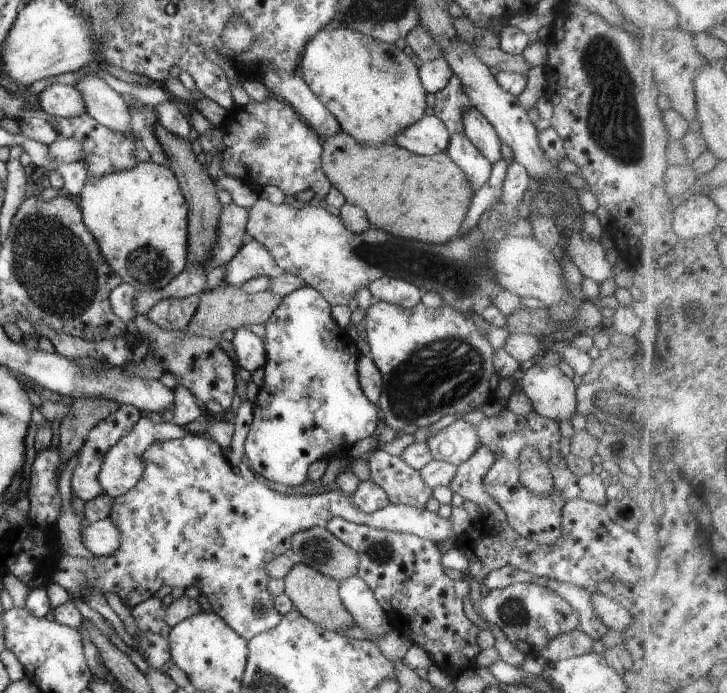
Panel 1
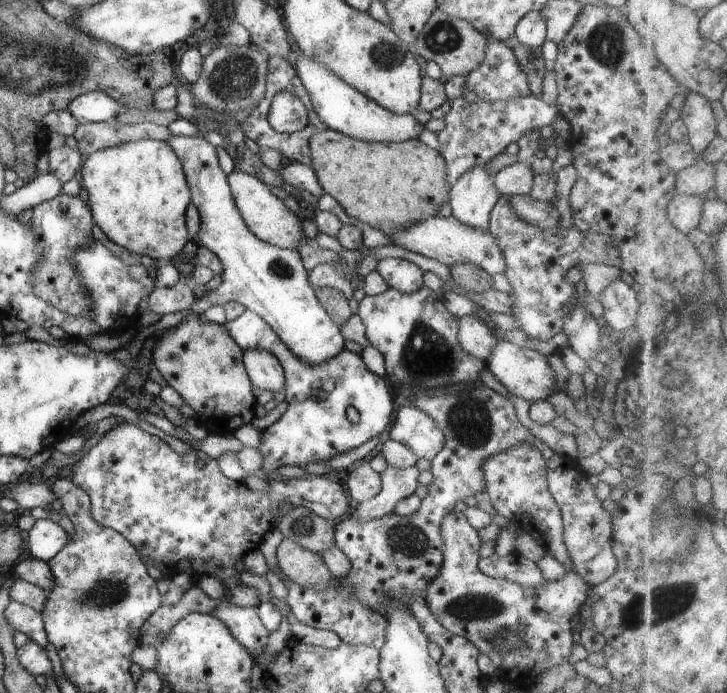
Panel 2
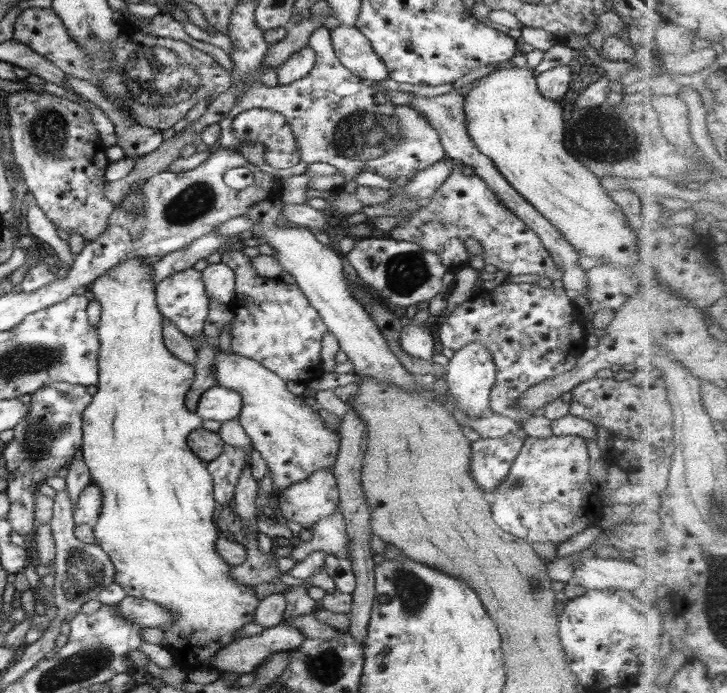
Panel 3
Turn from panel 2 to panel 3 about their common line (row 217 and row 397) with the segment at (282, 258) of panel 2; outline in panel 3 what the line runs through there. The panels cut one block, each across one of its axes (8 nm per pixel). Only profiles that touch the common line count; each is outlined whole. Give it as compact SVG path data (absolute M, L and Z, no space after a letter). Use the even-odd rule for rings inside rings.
M216 384L201 395L195 414L202 420L224 422L237 419L241 407L240 394Z

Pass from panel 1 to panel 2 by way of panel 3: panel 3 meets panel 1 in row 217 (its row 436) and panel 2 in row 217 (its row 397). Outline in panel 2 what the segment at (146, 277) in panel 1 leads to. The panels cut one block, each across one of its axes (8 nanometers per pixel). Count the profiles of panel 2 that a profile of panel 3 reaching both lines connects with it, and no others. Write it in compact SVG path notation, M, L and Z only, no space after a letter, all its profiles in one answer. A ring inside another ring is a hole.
M129 139L117 143L84 157L79 173L90 197L93 222L110 241L136 258L171 260L191 239L185 226L191 191L180 158L167 142Z

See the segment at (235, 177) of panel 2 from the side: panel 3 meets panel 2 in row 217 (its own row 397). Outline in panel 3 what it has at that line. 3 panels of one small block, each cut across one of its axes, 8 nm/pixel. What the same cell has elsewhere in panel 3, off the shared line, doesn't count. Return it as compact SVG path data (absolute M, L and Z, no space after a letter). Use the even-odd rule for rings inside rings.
M216 347L212 370L218 386L240 394L242 407L238 422L250 437L254 449L266 461L272 487L282 494L292 483L300 482L324 468L334 468L340 434L325 425L315 408L306 406L304 396L295 396L286 388L286 381L276 373L234 351L221 352Z

